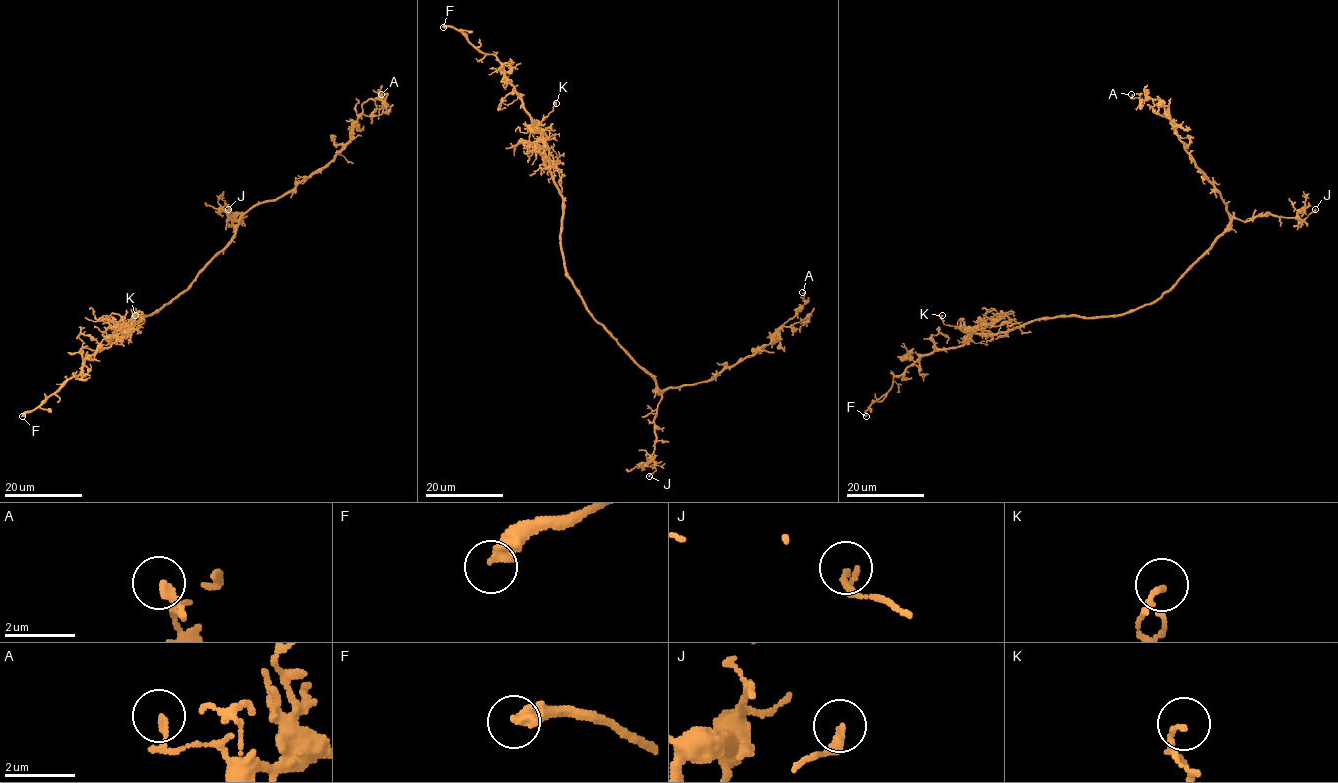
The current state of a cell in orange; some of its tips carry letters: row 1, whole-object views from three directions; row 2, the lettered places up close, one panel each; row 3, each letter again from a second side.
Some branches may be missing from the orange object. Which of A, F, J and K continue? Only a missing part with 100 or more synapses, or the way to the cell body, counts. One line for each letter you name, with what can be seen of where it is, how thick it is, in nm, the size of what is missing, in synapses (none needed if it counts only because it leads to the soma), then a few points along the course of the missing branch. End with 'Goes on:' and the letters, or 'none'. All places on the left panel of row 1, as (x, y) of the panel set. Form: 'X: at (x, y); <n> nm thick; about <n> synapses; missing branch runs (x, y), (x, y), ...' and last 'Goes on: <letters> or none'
F: at (22, 416); 320 nm thick; missing branch runs (22, 416), (18, 422), (32, 424), (52, 395), (69, 379), (93, 378), (96, 384)
Goes on: F

